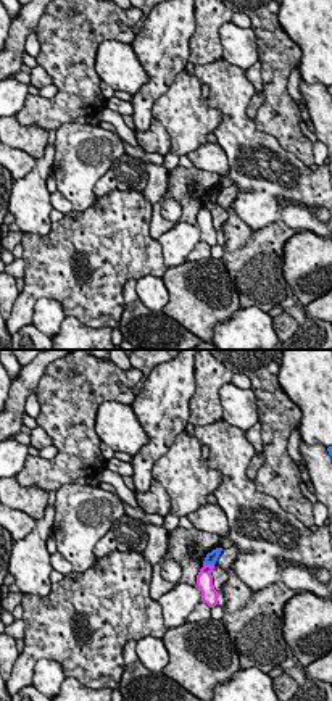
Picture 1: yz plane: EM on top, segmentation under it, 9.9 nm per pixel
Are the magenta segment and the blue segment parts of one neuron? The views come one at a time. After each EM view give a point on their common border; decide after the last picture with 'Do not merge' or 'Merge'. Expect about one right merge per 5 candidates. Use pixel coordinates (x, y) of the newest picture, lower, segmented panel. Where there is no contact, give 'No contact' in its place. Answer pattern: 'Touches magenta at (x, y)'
Touches magenta at (208, 564)

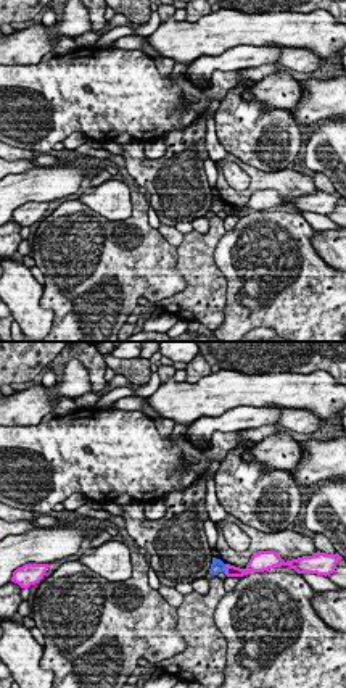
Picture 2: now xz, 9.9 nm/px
Touches magenta at (226, 569)

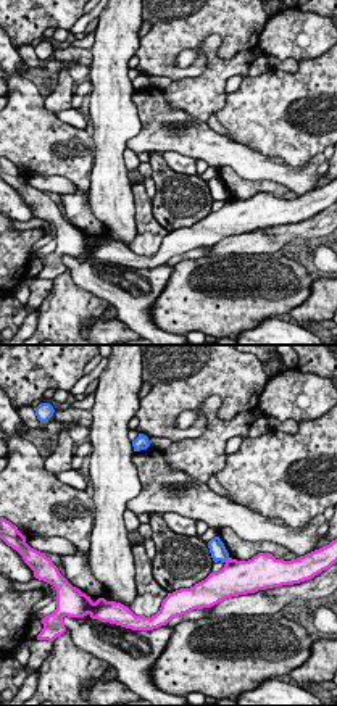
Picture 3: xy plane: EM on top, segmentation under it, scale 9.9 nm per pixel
Touches magenta at (228, 560)

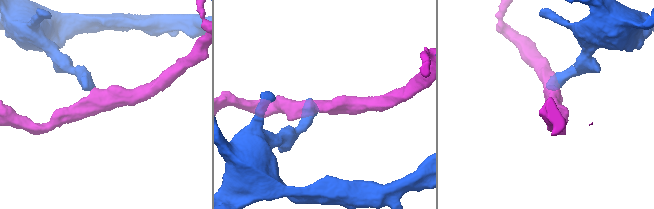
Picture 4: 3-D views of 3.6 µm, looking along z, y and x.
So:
Do not merge

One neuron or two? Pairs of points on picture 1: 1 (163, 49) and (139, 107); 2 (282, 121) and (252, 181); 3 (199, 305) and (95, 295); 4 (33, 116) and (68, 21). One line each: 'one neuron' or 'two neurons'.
1: one neuron
2: two neurons
3: two neurons
4: one neuron

